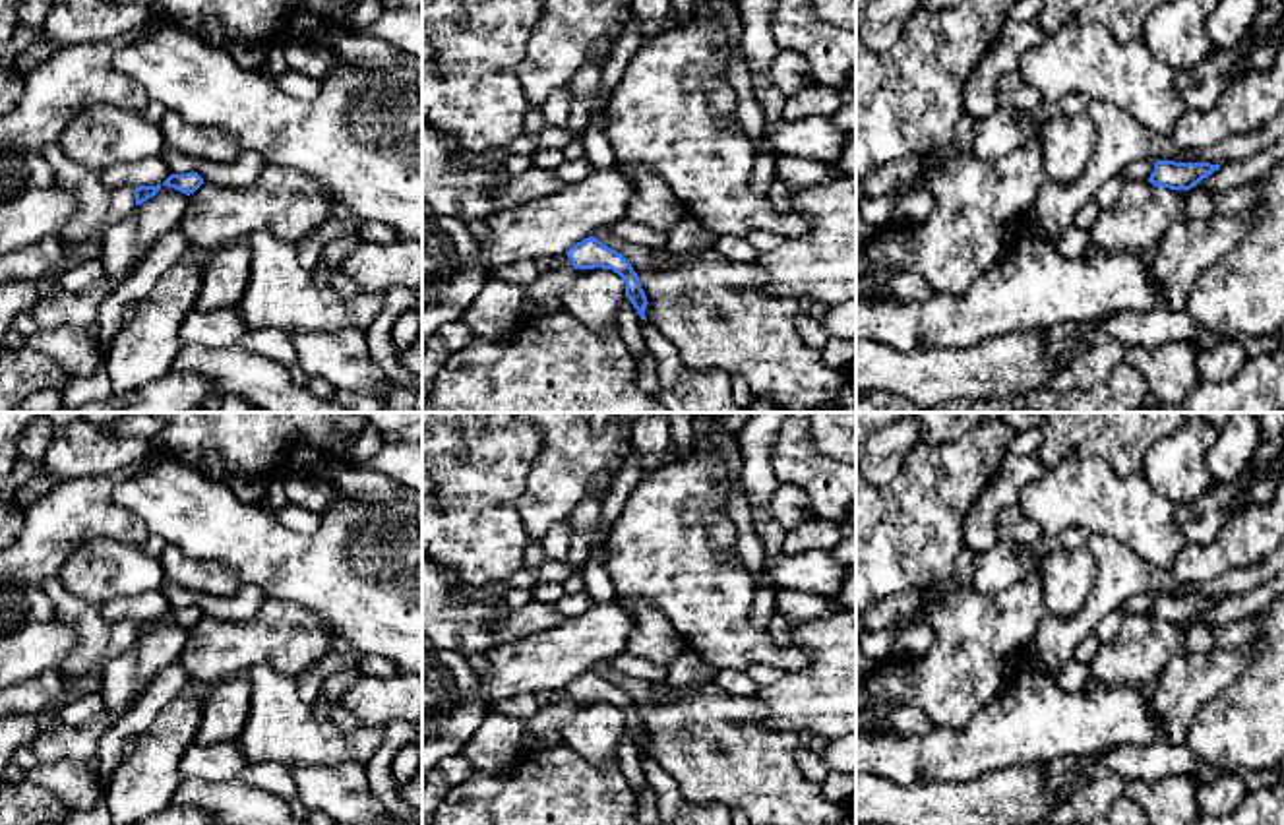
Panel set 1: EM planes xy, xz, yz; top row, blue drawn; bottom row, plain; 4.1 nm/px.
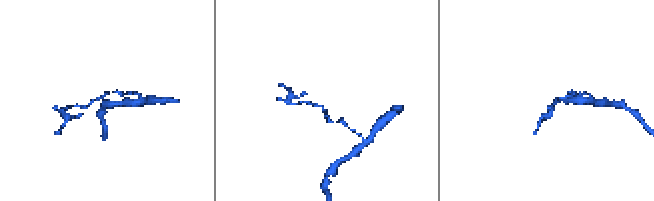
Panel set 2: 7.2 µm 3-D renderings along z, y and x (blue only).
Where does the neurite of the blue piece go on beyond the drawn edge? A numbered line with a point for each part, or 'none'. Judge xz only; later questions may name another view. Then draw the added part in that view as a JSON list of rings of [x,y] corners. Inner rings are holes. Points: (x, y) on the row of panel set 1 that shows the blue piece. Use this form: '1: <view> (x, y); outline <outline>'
none

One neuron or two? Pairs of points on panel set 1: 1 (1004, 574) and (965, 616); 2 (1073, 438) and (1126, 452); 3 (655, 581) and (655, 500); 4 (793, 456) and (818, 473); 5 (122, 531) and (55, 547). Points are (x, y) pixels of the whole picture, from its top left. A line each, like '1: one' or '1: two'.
1: two
2: one
3: one
4: one
5: one

